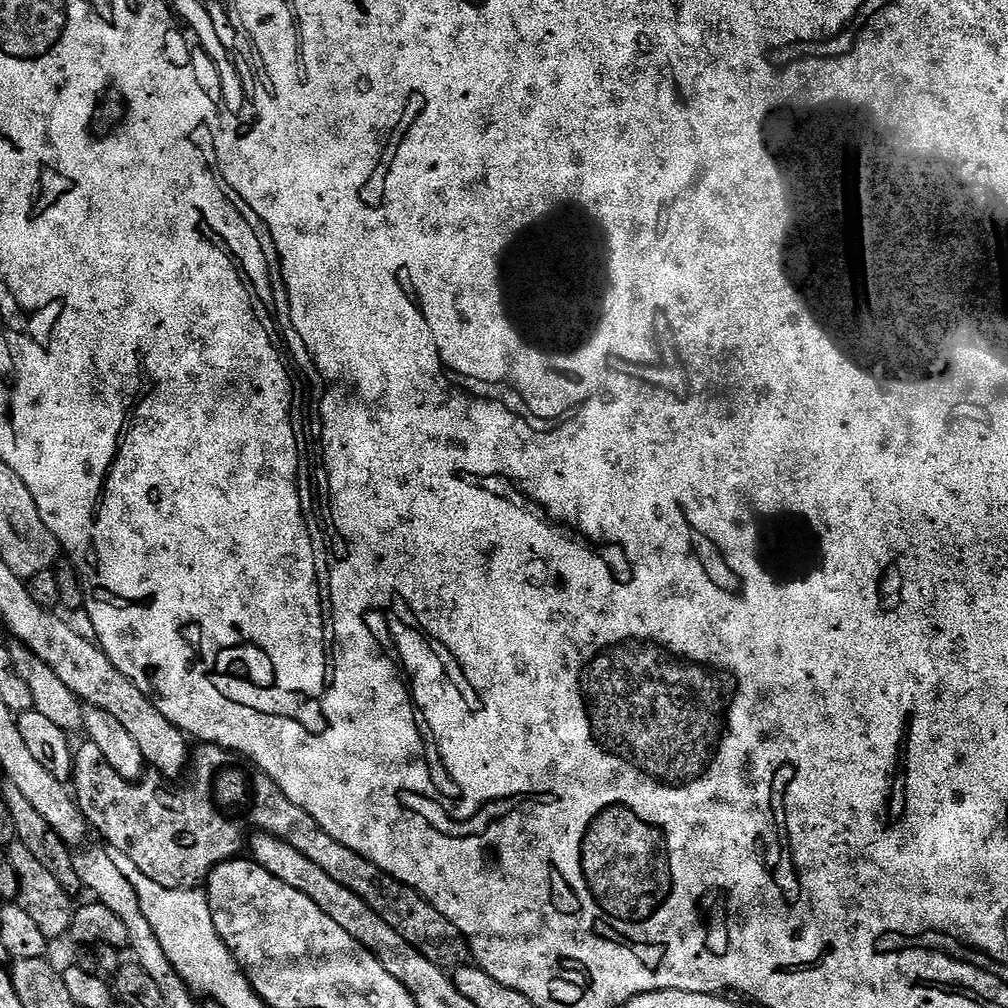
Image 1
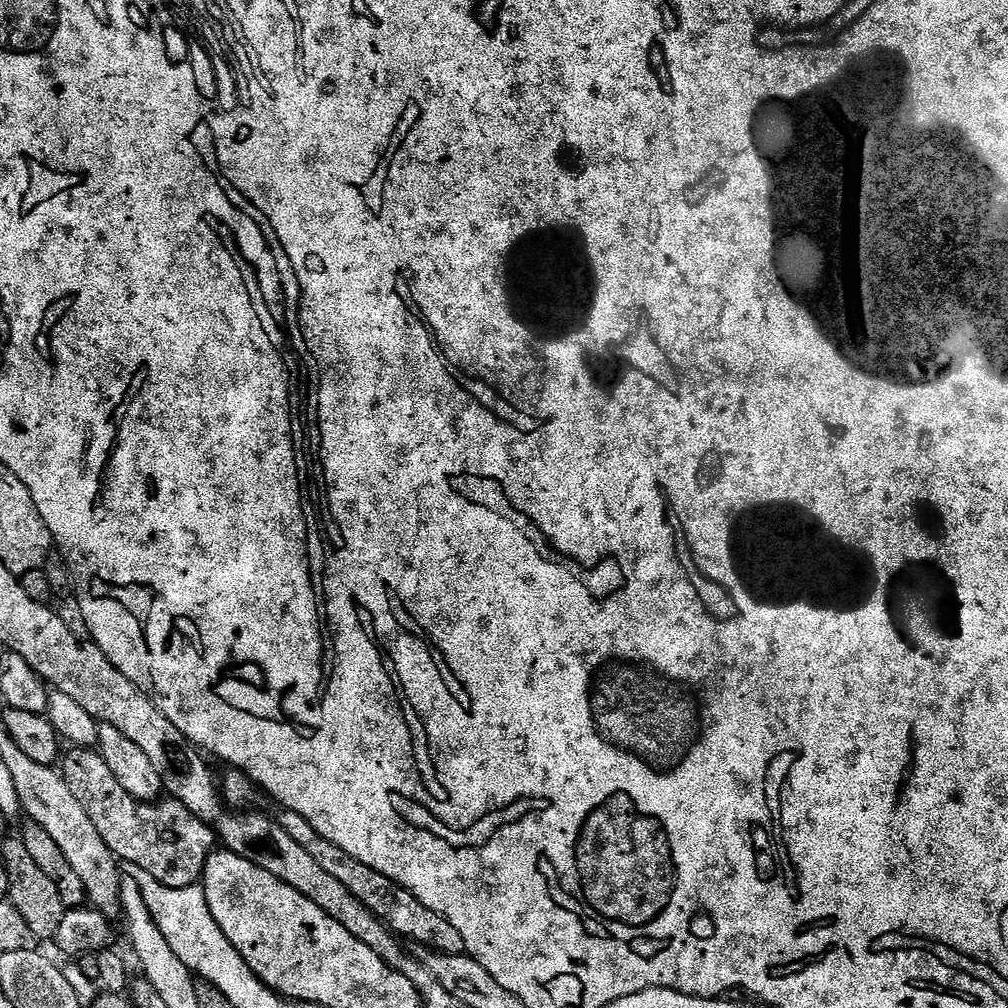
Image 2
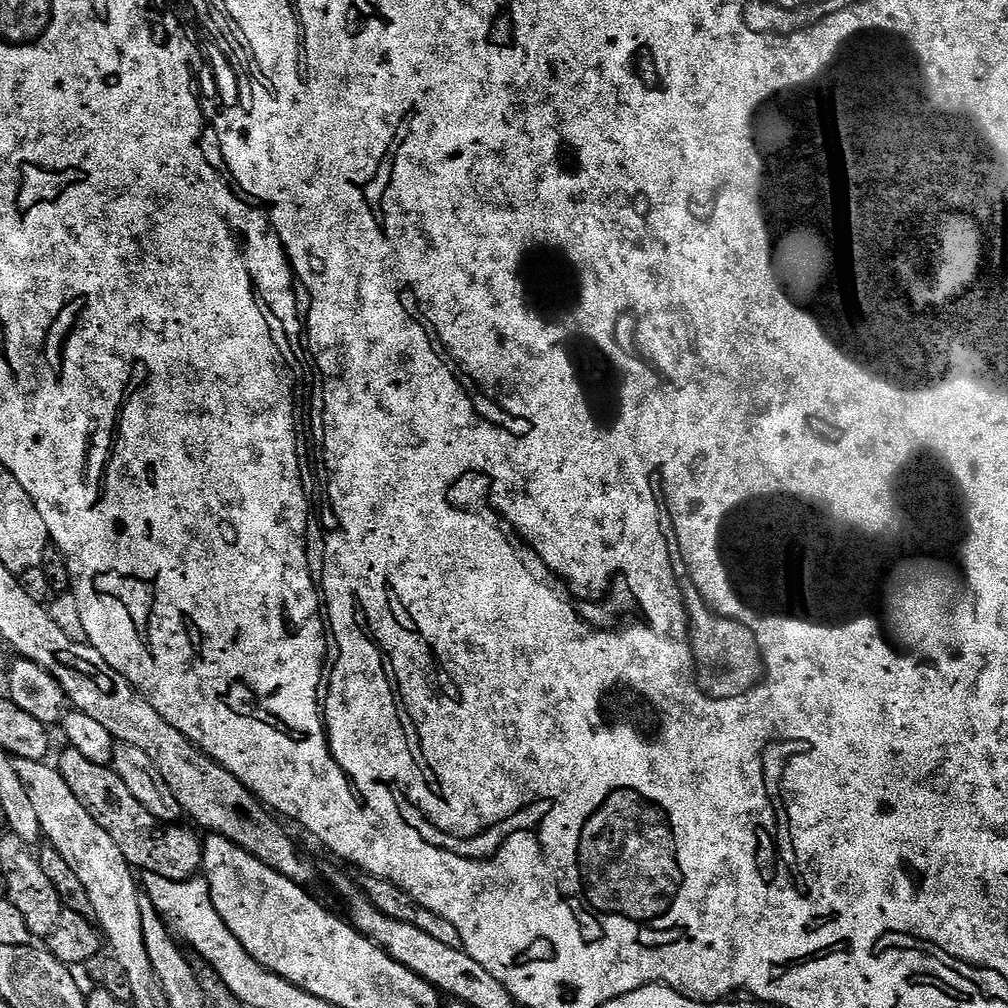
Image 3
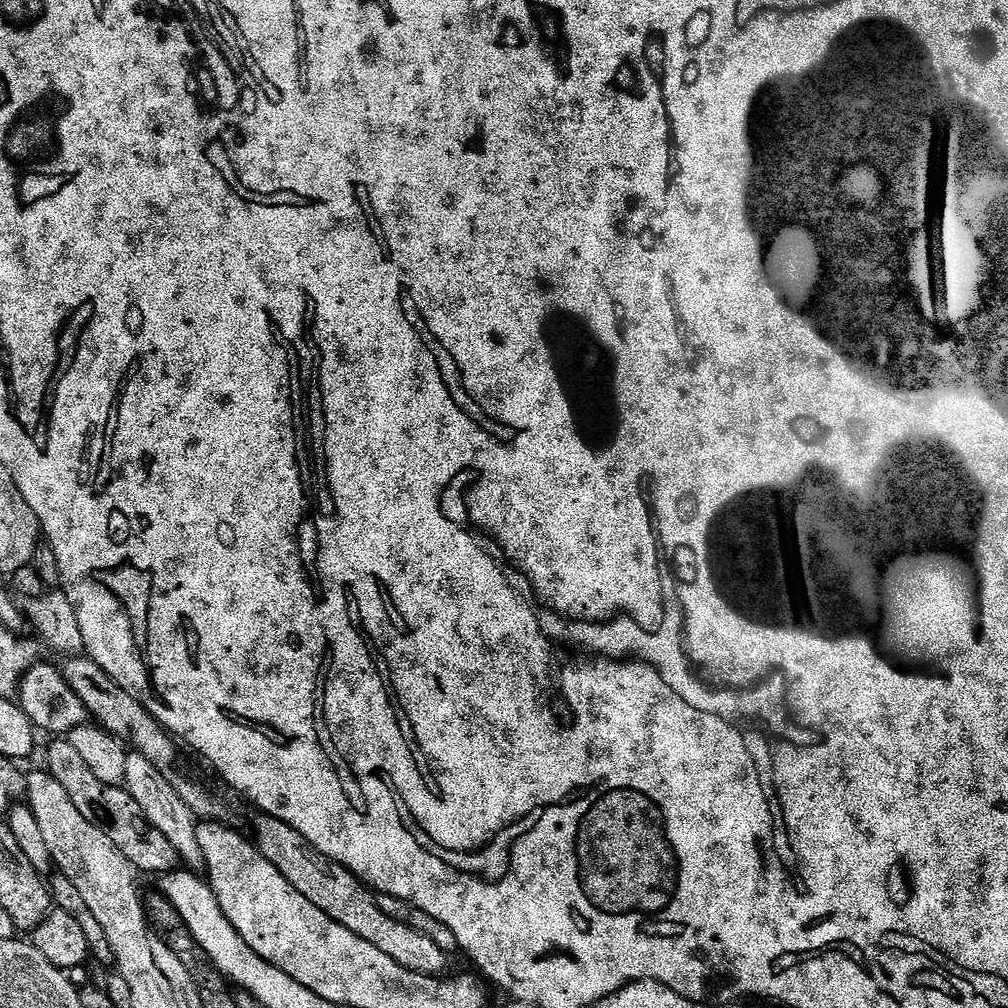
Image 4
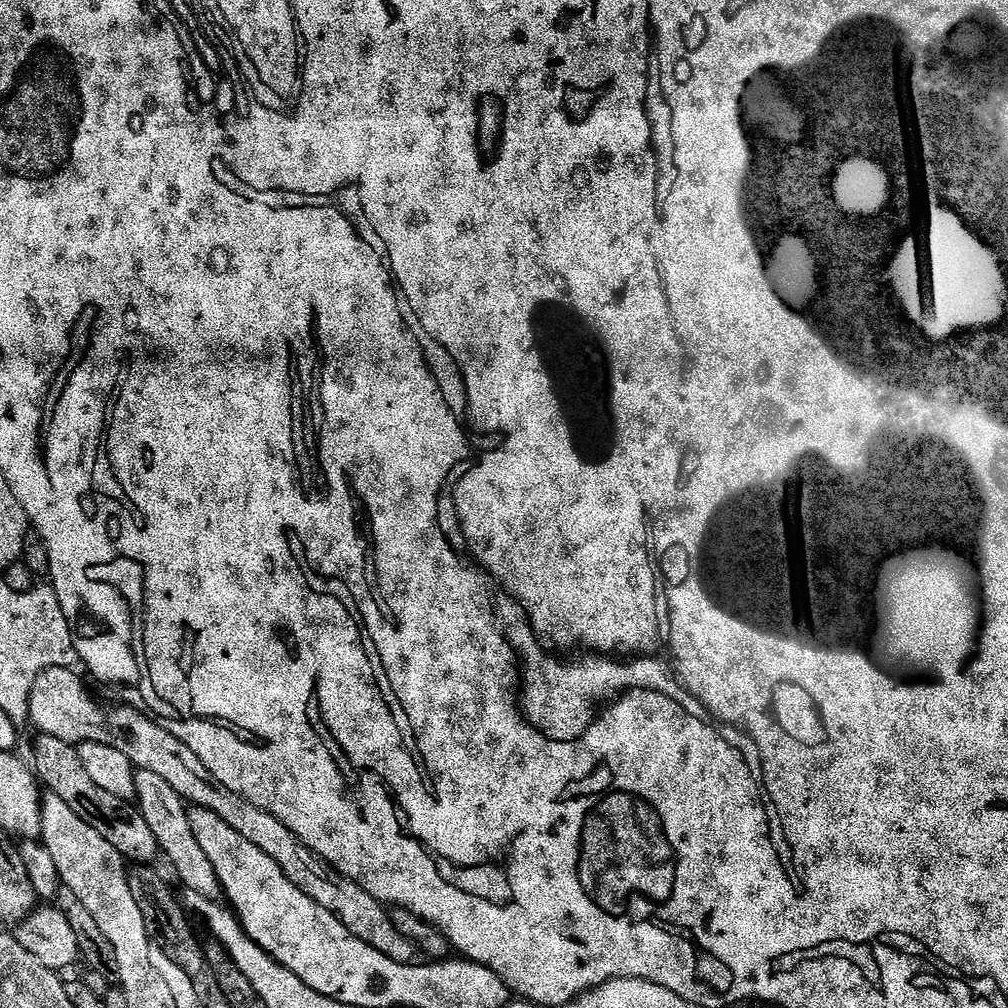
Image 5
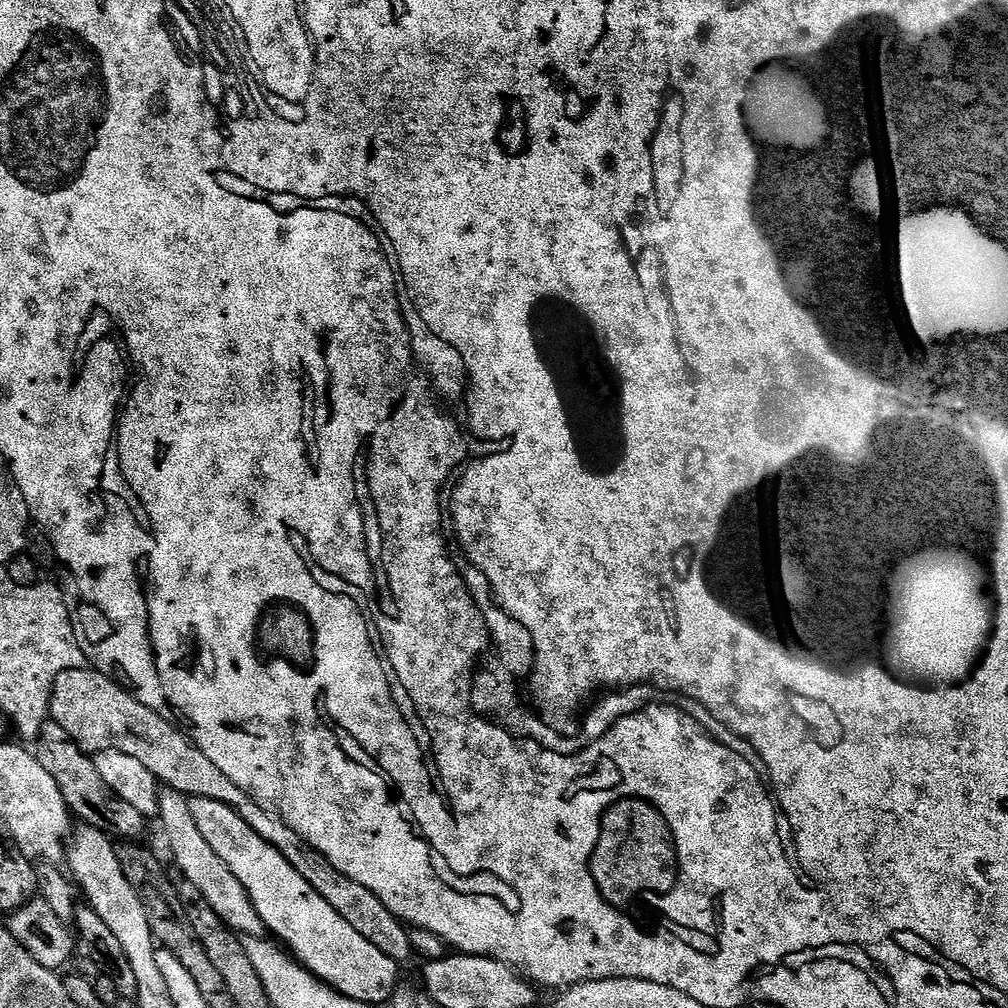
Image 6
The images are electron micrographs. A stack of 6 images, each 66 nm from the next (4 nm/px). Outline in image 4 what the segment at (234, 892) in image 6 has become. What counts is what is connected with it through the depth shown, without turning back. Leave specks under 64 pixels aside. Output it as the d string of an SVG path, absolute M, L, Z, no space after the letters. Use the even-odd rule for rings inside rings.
M132 754L129 755L126 762L124 784L134 798L134 802L138 802L142 814L153 829L166 834L170 846L174 846L177 857L183 863L185 860L186 863L184 864L189 869L203 869L205 867L204 855L198 846L198 834L196 833L198 818L190 810L190 806L186 806L186 802L182 802L182 798L178 798L178 790L174 790L174 786L169 782L167 775L161 774L146 757Z

